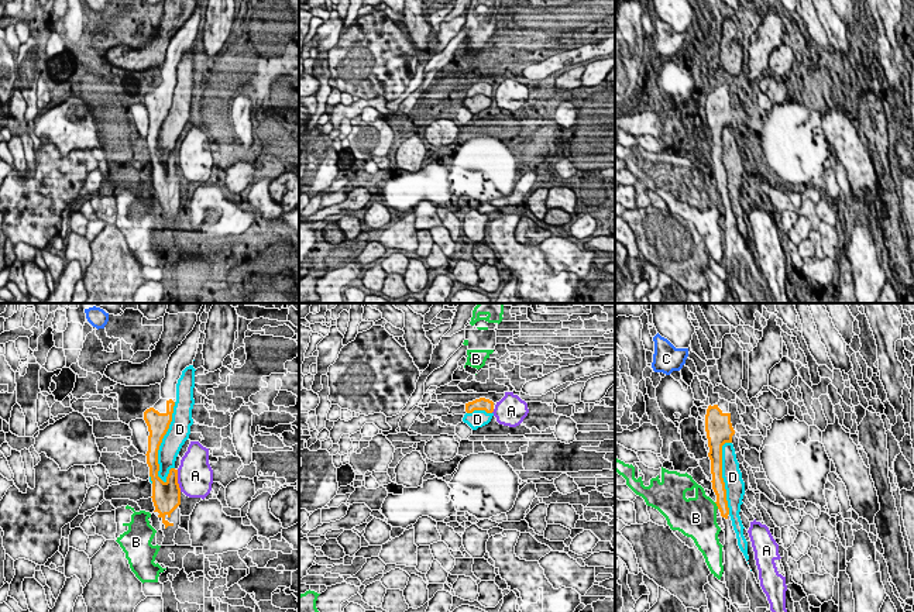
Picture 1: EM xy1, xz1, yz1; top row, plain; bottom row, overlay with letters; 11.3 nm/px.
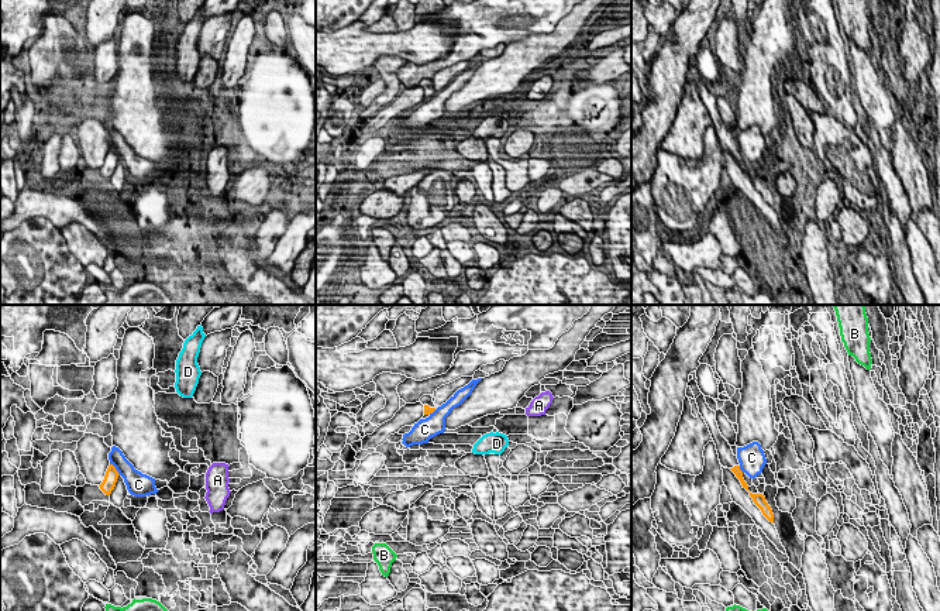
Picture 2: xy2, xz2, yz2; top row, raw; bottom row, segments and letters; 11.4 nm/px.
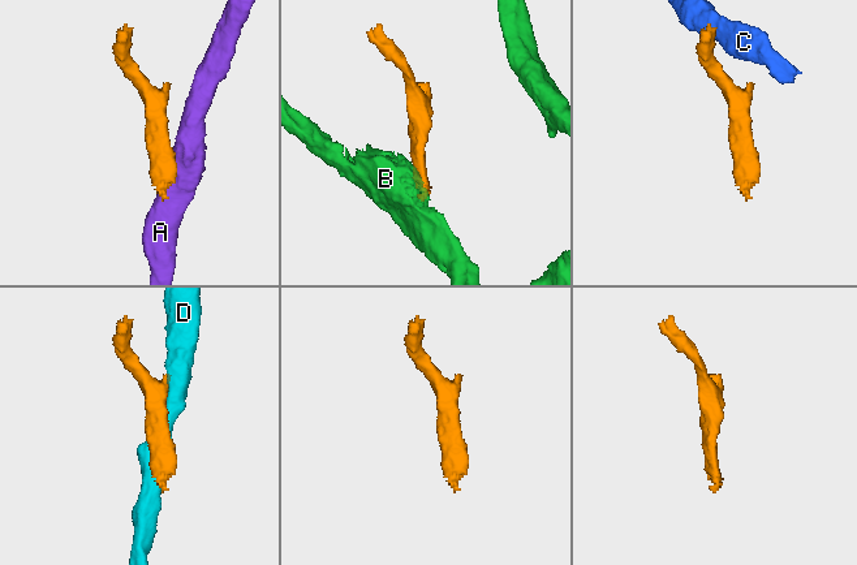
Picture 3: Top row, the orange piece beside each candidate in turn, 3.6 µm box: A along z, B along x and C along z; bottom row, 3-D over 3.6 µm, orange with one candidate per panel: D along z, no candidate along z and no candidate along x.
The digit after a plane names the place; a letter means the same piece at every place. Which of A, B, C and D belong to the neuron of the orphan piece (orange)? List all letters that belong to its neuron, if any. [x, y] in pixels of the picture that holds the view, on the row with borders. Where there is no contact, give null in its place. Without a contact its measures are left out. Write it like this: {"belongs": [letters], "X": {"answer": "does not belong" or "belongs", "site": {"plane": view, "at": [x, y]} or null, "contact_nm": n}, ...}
{"belongs": [], "A": {"answer": "does not belong", "site": {"plane": "xy1", "at": [177, 481]}, "contact_nm": 260}, "B": {"answer": "does not belong", "site": {"plane": "yz1", "at": [717, 505]}, "contact_nm": 100}, "C": {"answer": "does not belong", "site": {"plane": "xy2", "at": [114, 469]}, "contact_nm": 190}, "D": {"answer": "does not belong", "site": {"plane": "xy1", "at": [161, 442]}, "contact_nm": 950}}

